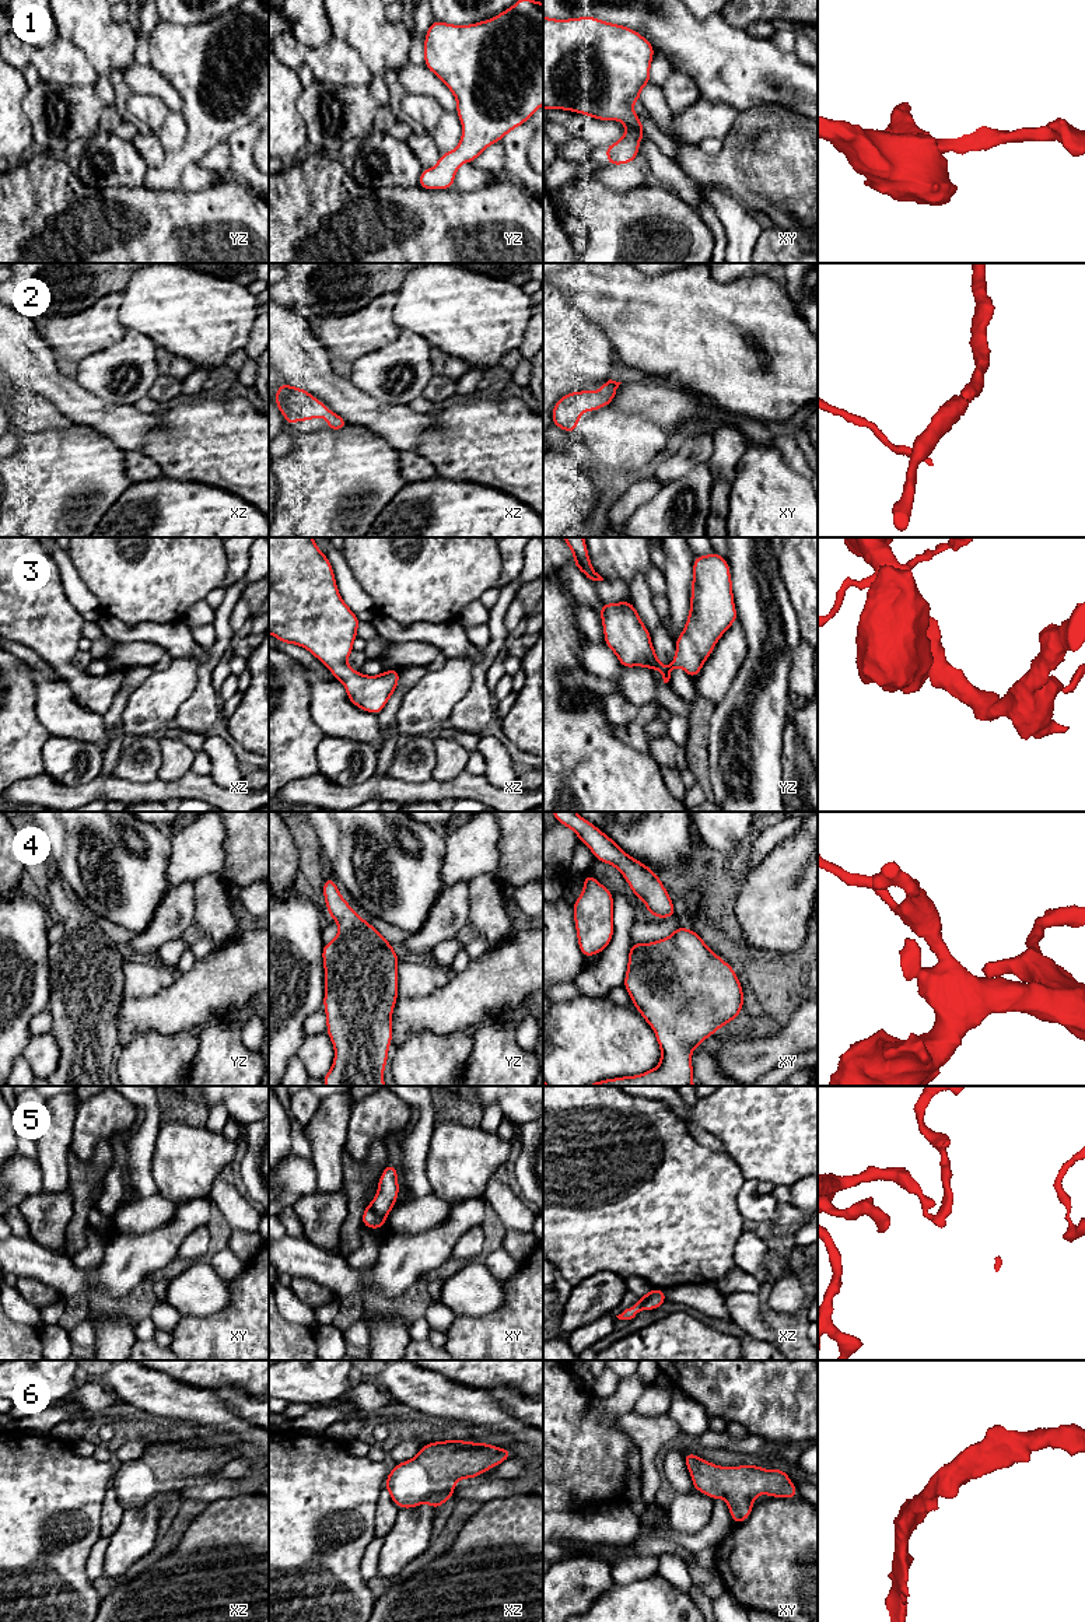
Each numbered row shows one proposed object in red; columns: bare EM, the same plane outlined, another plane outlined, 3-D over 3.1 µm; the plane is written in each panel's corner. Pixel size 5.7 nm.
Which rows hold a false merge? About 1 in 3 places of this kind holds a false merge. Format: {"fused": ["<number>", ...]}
{"fused": ["5"]}

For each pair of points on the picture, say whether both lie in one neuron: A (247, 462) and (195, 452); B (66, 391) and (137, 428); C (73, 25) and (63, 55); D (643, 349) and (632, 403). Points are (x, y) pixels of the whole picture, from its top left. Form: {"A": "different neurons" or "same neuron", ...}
{"A": "same neuron", "B": "same neuron", "C": "different neurons", "D": "different neurons"}

